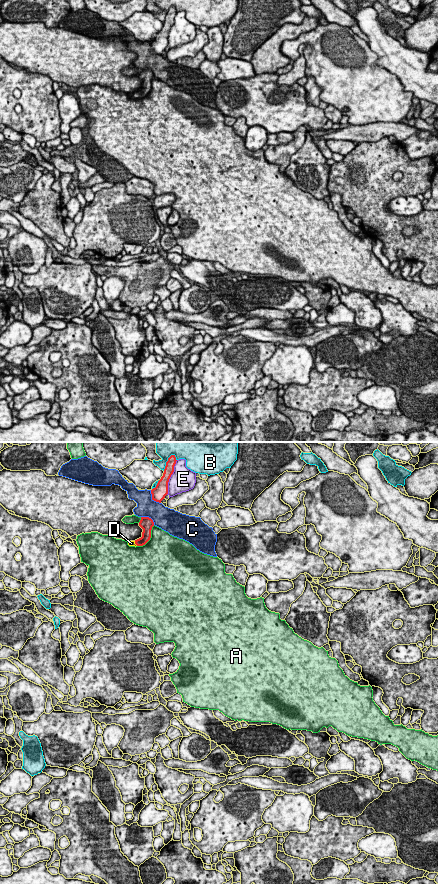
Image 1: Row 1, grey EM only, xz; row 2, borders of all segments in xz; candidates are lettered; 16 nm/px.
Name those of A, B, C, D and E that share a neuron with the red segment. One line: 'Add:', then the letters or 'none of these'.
Add: D

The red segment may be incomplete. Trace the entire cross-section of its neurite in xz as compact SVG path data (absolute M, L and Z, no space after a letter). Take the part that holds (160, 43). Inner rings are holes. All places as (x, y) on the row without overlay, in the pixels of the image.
M171 7L168 10L163 28L158 33L156 39L151 42L152 52L161 55L161 53L168 46L168 34L169 34L171 27L174 24L174 18L176 16L176 13L177 12L176 12L175 7Z

